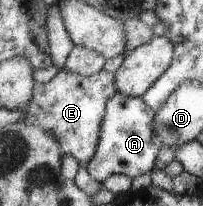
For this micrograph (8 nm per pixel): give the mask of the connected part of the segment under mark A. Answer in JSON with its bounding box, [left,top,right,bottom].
[87,91,164,183]

